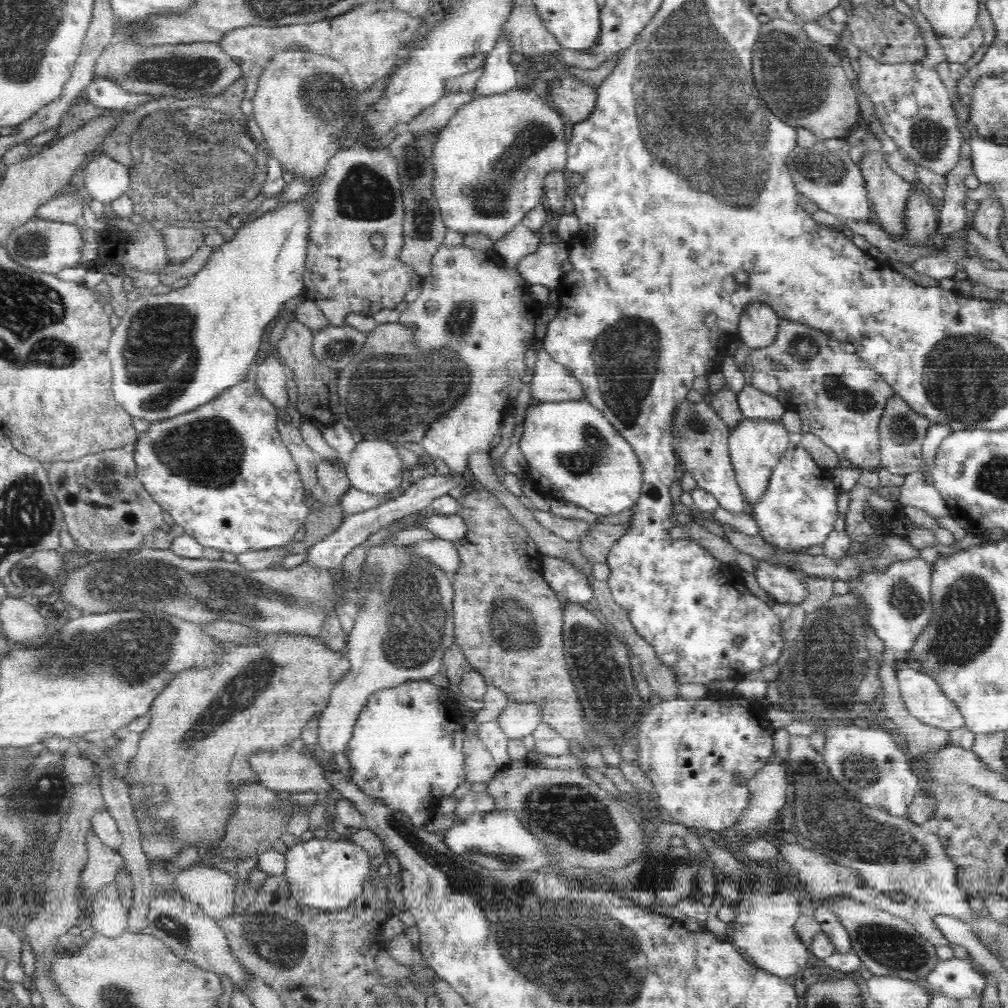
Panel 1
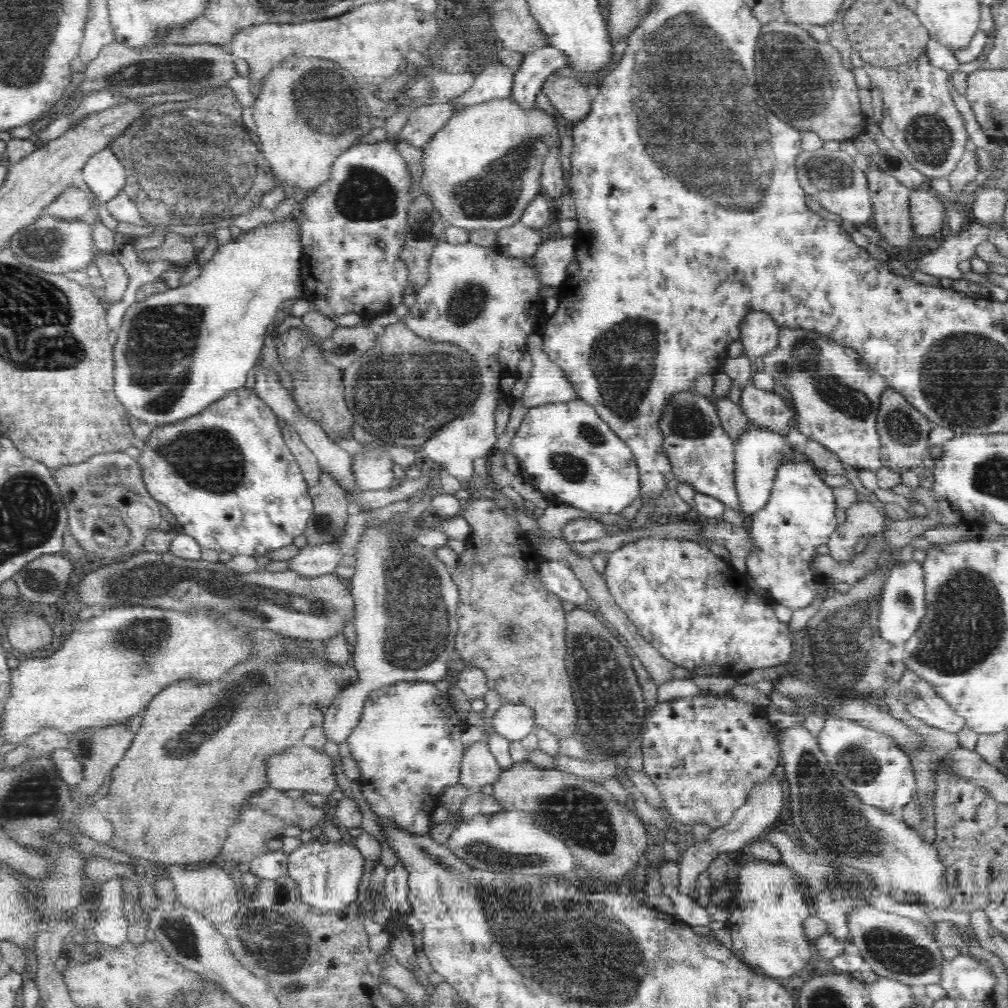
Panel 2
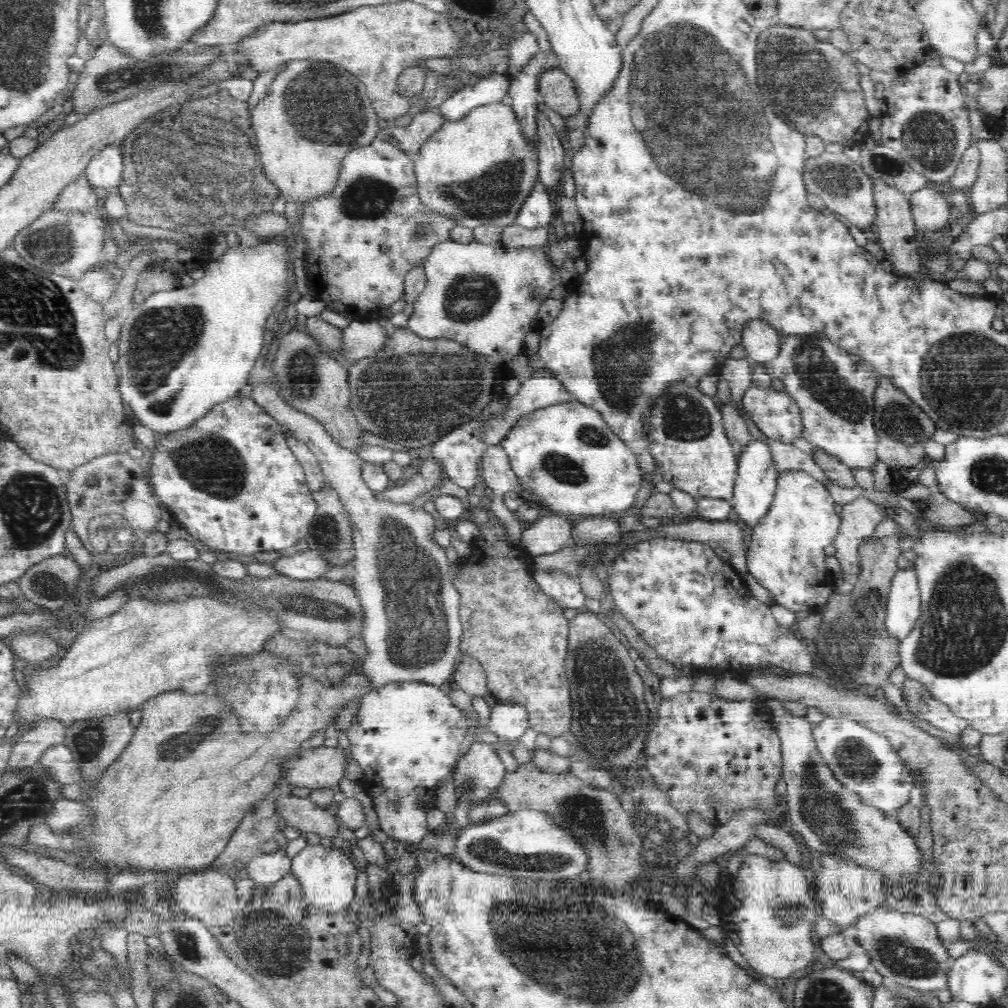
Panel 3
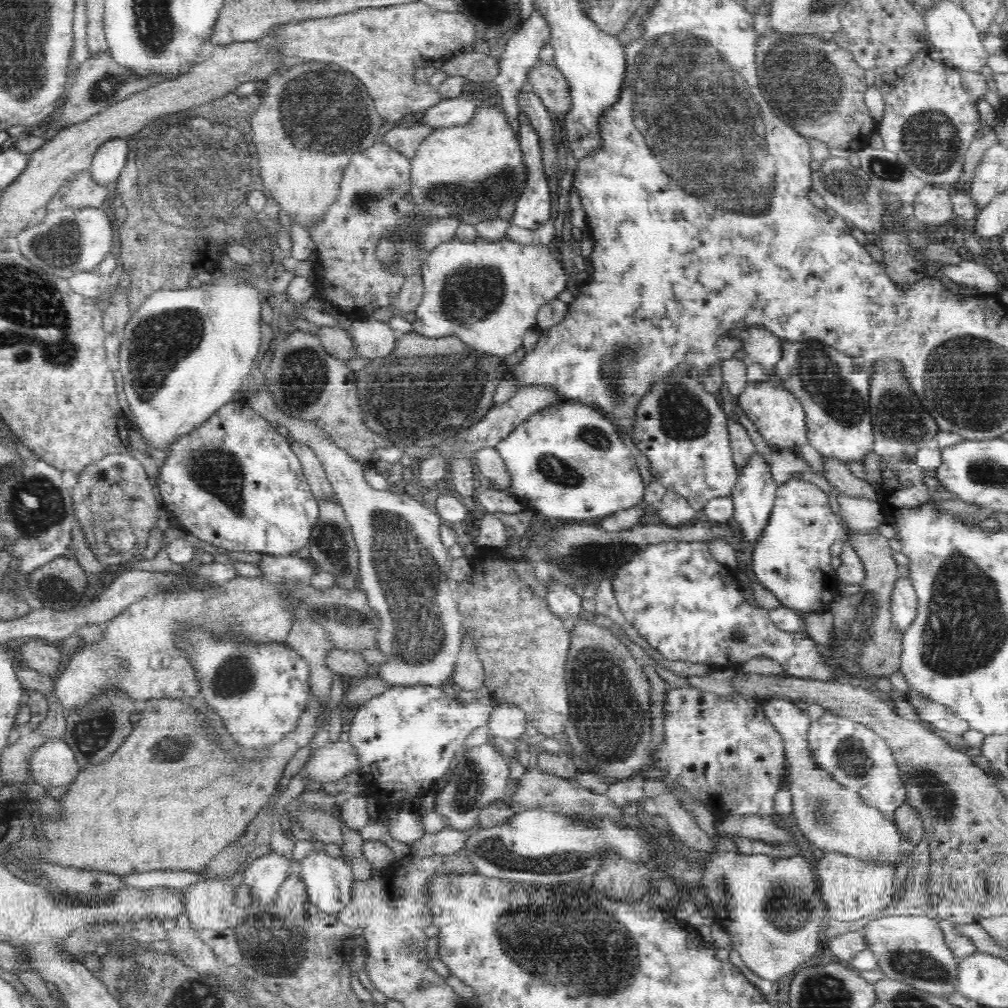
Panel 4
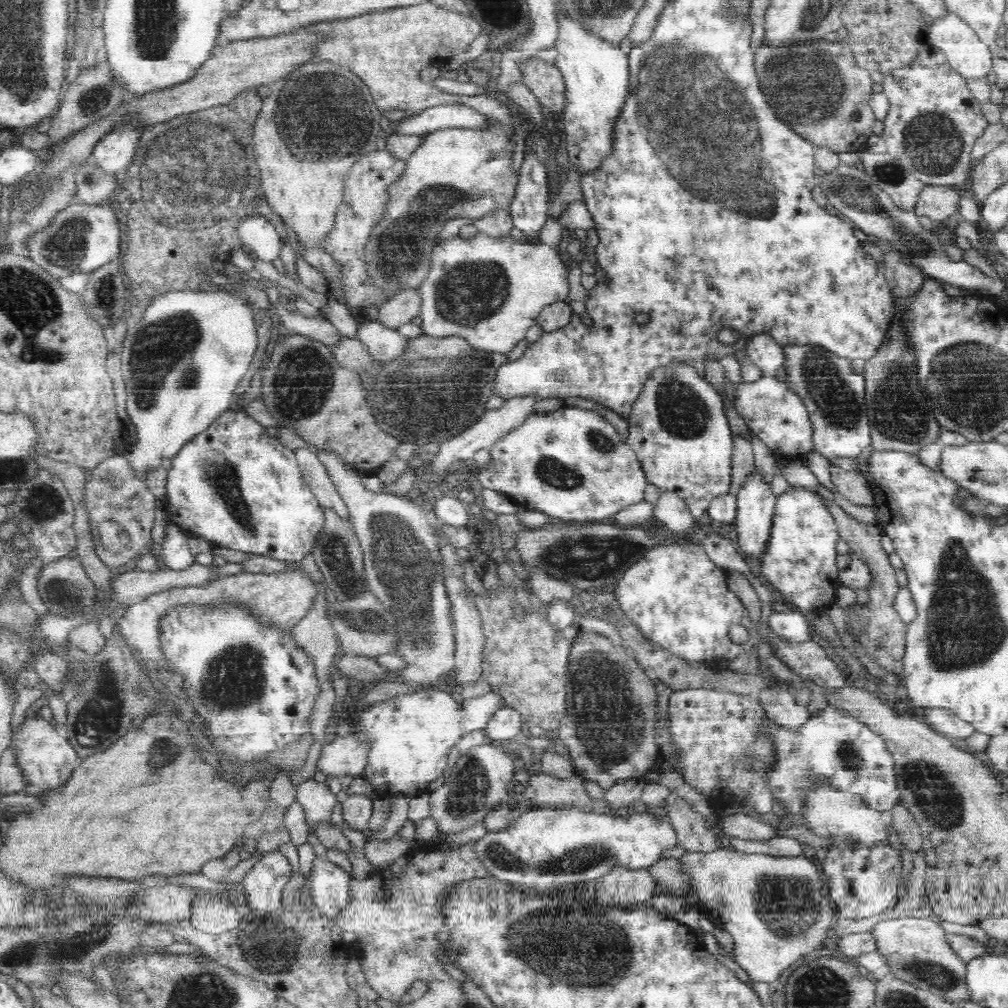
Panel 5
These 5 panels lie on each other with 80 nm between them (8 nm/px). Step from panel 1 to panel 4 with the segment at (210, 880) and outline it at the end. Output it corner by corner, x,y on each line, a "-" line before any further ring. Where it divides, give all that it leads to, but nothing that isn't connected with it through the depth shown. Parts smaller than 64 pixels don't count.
210,875
208,884
196,884
186,892
184,898
187,916
196,929
220,933
232,928
242,917
237,907
234,889
226,879

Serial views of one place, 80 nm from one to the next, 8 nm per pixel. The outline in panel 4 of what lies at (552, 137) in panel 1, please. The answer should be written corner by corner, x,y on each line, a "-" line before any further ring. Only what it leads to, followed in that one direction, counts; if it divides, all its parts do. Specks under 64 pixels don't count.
500,106
476,110
474,120
466,126
431,130
410,158
410,170
403,187
407,209
399,209
395,224
380,230
382,234
371,251
375,264
388,275
404,280
421,276
427,253
424,243
417,240
434,221
456,218
475,225
480,220
511,218
526,180
520,150

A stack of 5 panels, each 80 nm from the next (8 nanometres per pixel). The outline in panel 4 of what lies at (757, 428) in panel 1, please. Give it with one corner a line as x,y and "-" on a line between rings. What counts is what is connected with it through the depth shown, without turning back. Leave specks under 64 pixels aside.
758,454
750,459
743,471
738,478
737,484
732,488
730,496
735,506
734,520
740,526
743,539
754,550
761,538
765,536
765,530
769,525
775,505
777,487
774,485
769,465

